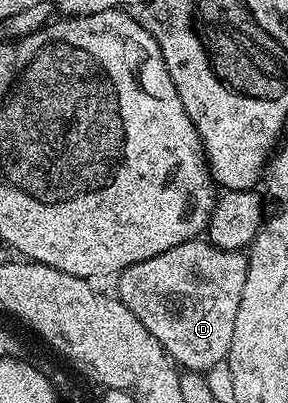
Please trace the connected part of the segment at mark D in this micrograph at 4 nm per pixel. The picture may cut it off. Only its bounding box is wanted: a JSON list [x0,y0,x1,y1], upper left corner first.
[114,238,248,373]

